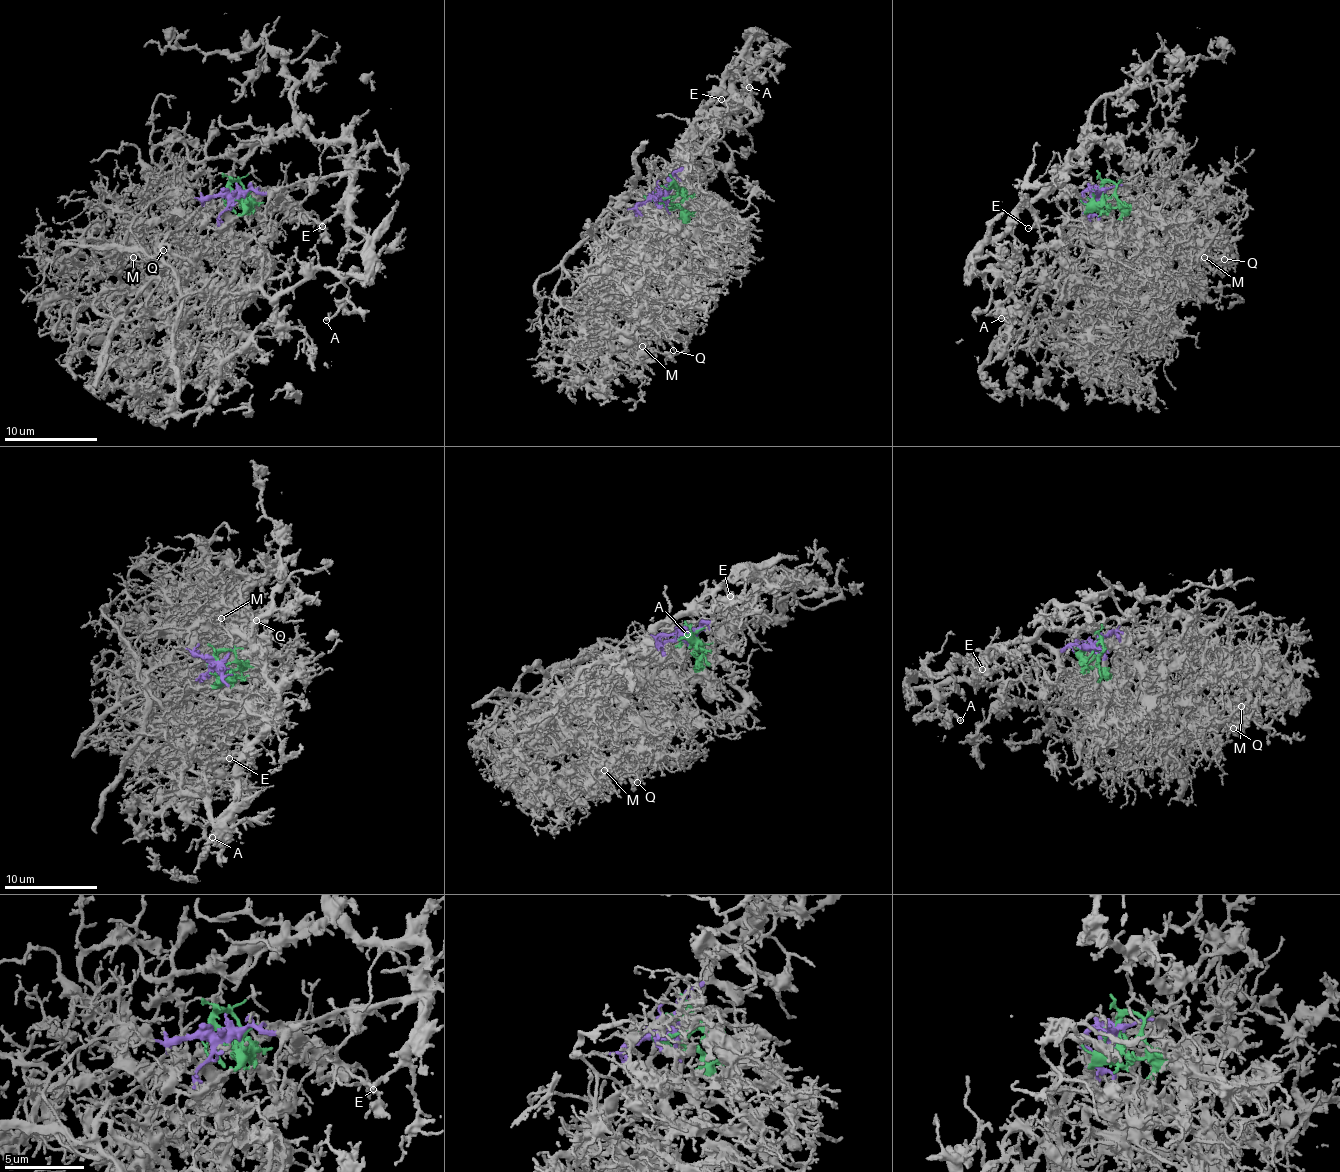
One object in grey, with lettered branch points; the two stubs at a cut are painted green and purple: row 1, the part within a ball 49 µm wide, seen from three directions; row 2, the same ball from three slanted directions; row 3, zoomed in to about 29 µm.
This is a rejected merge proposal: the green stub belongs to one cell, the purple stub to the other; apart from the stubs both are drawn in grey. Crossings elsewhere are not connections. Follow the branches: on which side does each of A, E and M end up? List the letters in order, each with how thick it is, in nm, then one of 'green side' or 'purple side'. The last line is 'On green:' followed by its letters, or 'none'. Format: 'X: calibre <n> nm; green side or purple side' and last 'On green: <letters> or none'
A: calibre 150 nm; purple side
E: calibre 220 nm; purple side
M: calibre 130 nm; green side
On green: M

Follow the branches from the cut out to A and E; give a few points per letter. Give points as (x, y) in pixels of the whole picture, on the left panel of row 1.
A: (233, 194), (352, 180), (346, 205), (367, 266), (325, 321)
E: (233, 194), (251, 189), (275, 193), (324, 176), (349, 176), (352, 182), (343, 208), (322, 227)

